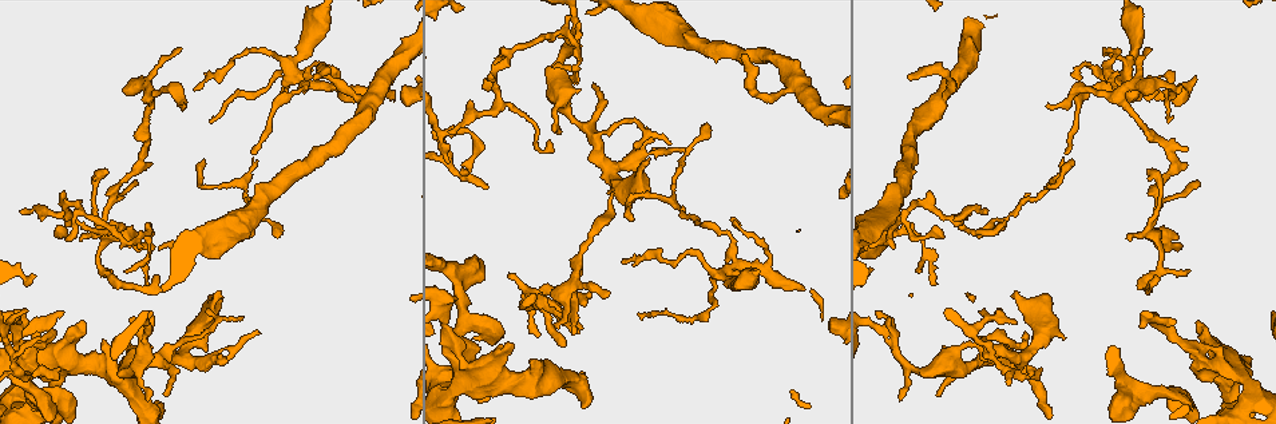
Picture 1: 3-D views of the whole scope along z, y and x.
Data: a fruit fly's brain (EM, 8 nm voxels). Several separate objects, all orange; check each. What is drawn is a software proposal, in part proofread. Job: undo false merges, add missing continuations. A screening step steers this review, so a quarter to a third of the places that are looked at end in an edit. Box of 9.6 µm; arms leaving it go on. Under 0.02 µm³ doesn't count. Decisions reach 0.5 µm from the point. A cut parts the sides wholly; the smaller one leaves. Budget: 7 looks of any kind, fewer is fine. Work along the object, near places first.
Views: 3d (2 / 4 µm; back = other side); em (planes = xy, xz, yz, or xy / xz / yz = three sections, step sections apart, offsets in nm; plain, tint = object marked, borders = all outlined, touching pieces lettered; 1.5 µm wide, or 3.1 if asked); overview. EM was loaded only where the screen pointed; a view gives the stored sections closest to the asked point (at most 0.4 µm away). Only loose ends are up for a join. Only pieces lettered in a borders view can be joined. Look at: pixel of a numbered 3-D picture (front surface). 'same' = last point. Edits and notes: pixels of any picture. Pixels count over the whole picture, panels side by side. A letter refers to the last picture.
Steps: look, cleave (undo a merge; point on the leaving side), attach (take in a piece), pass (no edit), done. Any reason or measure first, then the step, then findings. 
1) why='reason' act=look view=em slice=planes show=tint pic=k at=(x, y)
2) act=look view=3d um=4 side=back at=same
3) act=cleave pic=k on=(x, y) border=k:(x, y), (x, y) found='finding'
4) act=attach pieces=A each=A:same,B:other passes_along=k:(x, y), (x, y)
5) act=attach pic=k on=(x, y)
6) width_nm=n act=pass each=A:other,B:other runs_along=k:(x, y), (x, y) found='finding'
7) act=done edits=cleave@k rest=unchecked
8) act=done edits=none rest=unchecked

act=look view=em slice=yz step=8 show=plain pic=1 at=(83, 322)

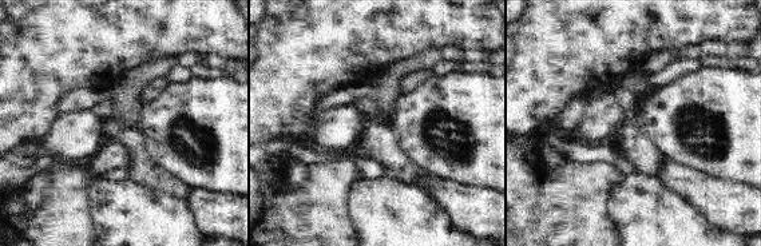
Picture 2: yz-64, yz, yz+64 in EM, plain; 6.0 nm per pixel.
why='what lies round it' act=look view=em slice=yz step=8 show=borders at=same

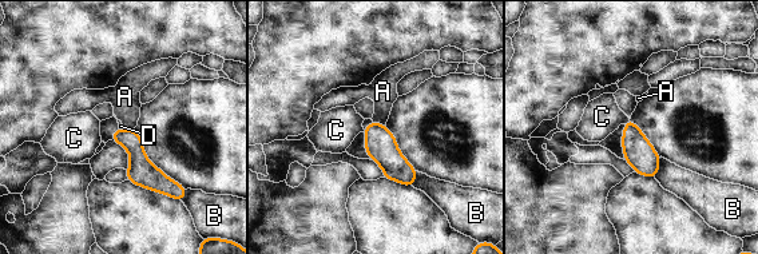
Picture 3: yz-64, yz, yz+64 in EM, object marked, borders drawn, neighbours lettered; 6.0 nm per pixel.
longest_contact=B:140nm act=pass each=A:other,B:other,C:other,D:other runs_along=3:(118, 133), (165, 190) found='none of them fits'

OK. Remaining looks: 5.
why='branch stops here' act=look view=em slice=xz step=4 show=borders pic=1 at=(899, 399)

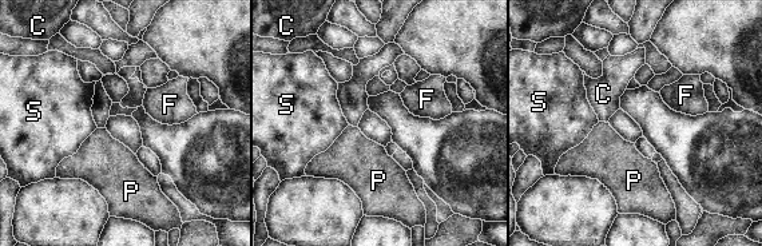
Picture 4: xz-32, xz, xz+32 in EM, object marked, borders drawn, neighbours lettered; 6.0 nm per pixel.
act=look view=em slice=planes show=borders at=same

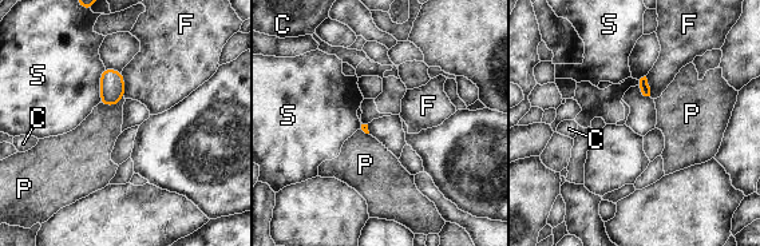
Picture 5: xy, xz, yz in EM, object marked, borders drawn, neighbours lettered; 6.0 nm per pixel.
act=pass each=C:other,F:other,P:other,S:other border=5:(105, 67), (99, 79), (99, 102) found='no lettered piece goes on from it'

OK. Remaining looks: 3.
why='free end' act=look view=3d um=2 pic=1 at=(449, 162)

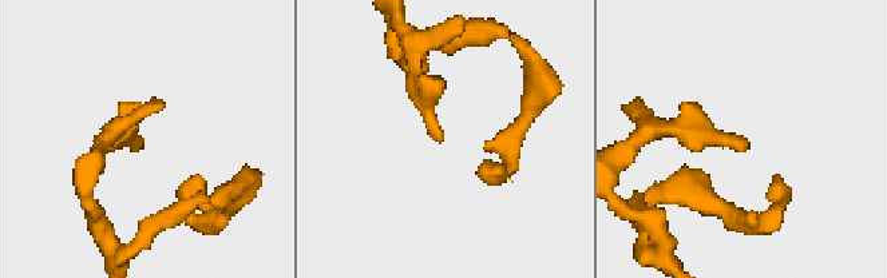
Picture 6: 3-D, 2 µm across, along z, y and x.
act=look view=em slice=planes show=tint pic=6 at=(438, 139)

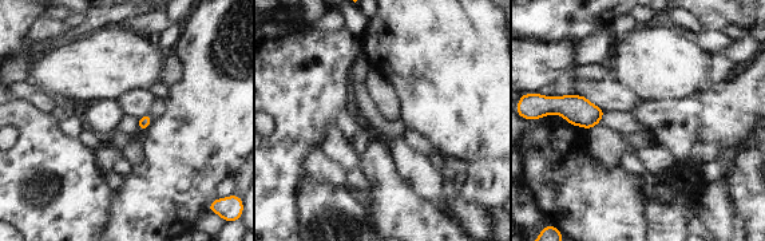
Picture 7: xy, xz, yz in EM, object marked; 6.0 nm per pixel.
act=look view=em slice=planes show=borders at=same

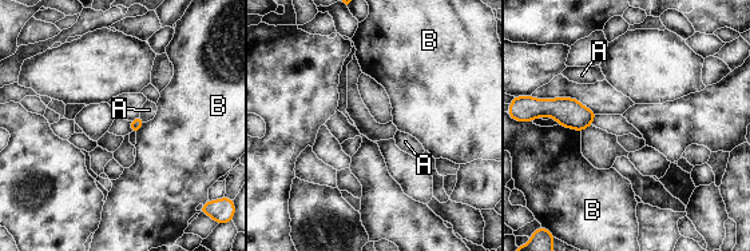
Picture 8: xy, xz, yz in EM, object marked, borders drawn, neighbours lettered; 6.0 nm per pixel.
longest_contact=B:160nm act=pass each=A:other,B:other border=8:(558, 123), (580, 132) found='no lettered piece goes on from it'

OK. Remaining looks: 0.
act=done edits=none rest=unchecked

